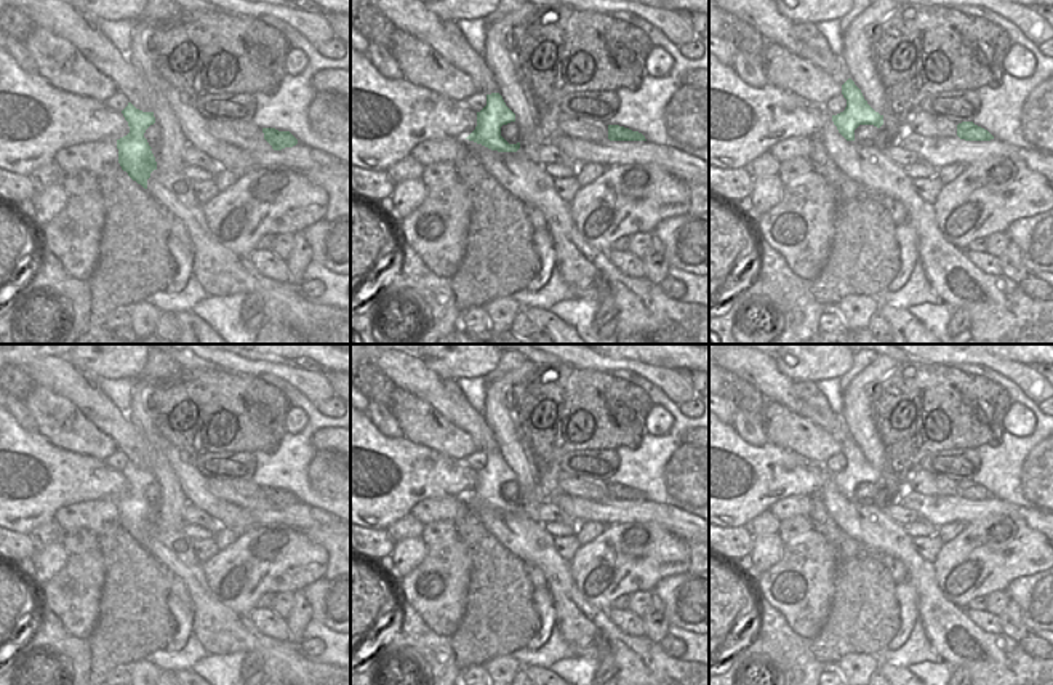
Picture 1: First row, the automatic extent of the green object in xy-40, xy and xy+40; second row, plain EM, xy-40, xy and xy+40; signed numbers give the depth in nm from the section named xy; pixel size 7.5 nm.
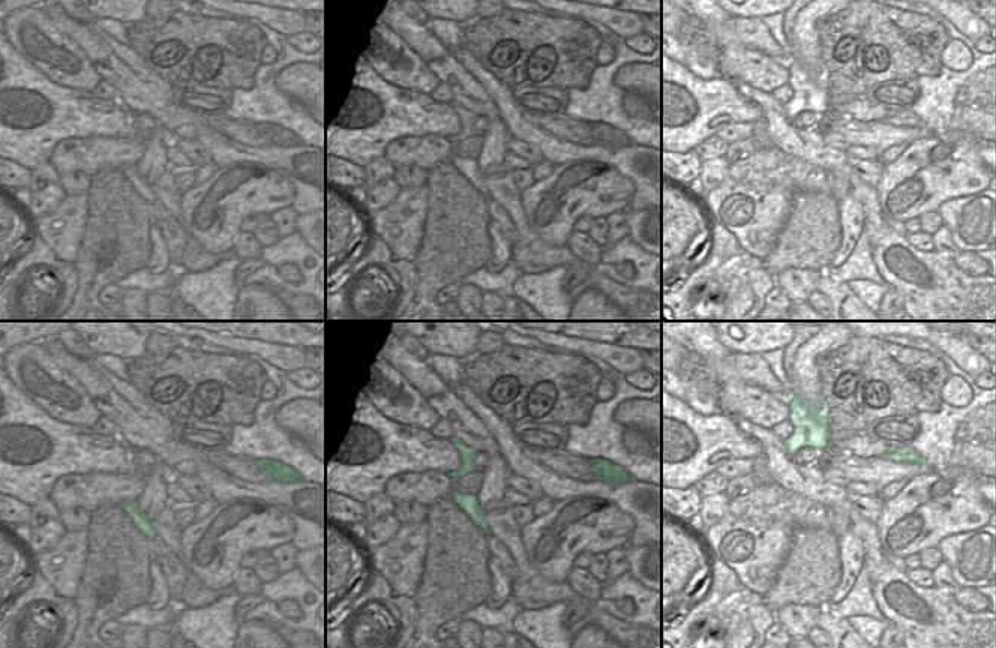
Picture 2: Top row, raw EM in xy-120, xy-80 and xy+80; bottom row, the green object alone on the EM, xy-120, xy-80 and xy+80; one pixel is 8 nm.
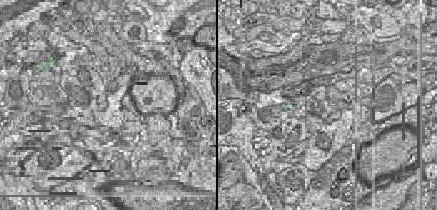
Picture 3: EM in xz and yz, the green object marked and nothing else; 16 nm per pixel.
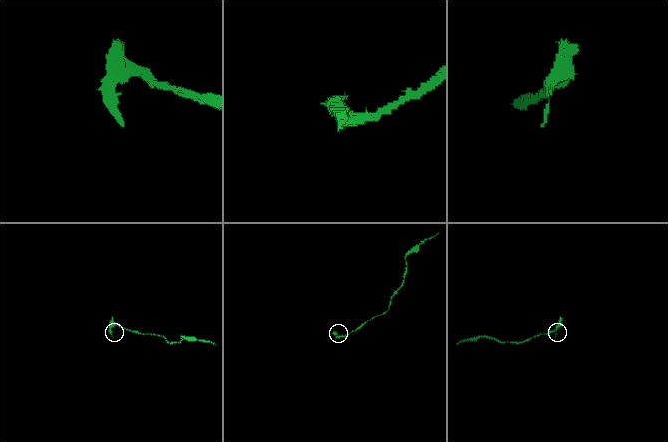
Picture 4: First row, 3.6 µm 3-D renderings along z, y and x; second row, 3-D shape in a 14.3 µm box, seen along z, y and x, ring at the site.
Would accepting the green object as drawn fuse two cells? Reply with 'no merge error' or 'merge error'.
merge error

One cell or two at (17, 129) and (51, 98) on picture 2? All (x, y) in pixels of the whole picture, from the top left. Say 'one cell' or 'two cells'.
one cell

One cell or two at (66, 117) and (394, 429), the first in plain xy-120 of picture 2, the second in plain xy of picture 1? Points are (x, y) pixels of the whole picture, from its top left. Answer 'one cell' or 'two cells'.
two cells

